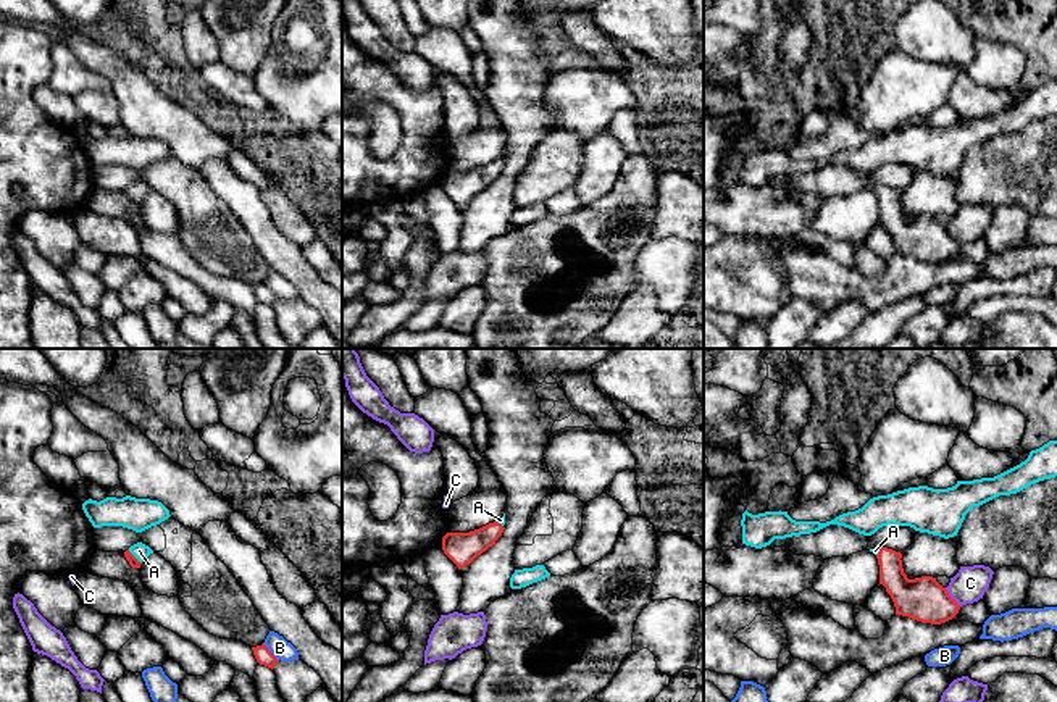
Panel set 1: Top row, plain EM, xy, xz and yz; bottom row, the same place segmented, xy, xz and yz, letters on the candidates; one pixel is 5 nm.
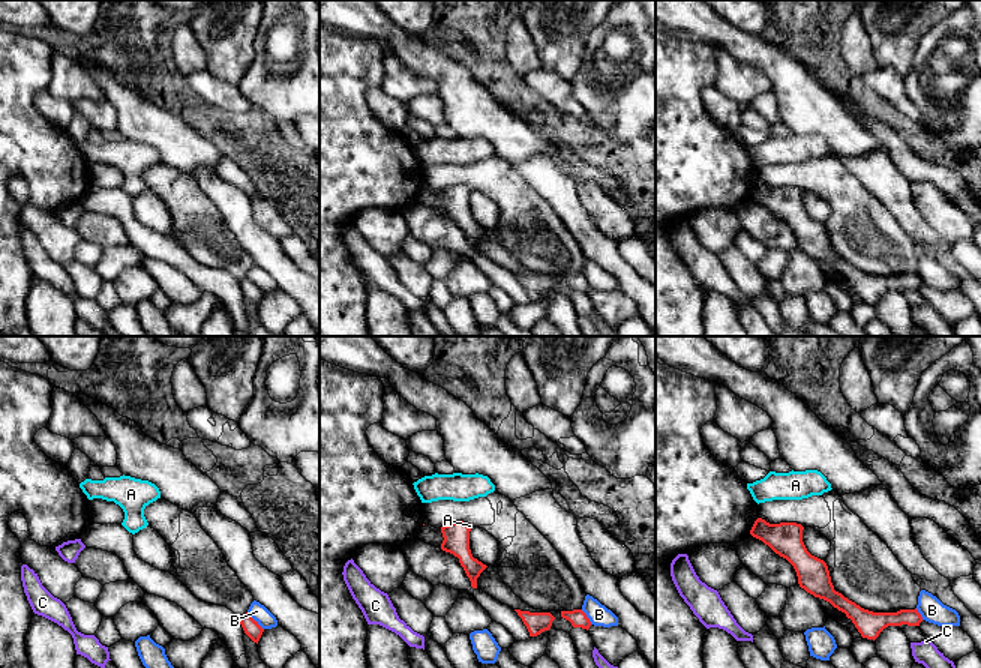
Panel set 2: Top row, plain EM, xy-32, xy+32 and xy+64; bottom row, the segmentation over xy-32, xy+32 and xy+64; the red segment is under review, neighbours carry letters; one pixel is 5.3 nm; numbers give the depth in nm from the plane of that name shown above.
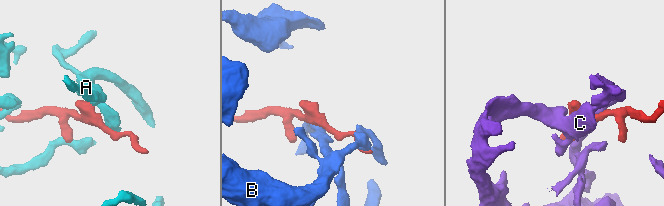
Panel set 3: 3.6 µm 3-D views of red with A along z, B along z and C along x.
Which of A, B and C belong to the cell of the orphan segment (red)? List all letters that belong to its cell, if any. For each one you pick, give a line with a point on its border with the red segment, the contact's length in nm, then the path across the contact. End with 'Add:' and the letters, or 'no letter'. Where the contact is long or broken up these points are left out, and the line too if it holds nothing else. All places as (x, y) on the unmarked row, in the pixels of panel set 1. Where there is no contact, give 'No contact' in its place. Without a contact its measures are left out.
A: Touches red at xy (133, 194). Shared border 100 nm. Path across: xy (129, 196), (133, 194), (139, 189)
Add: A

